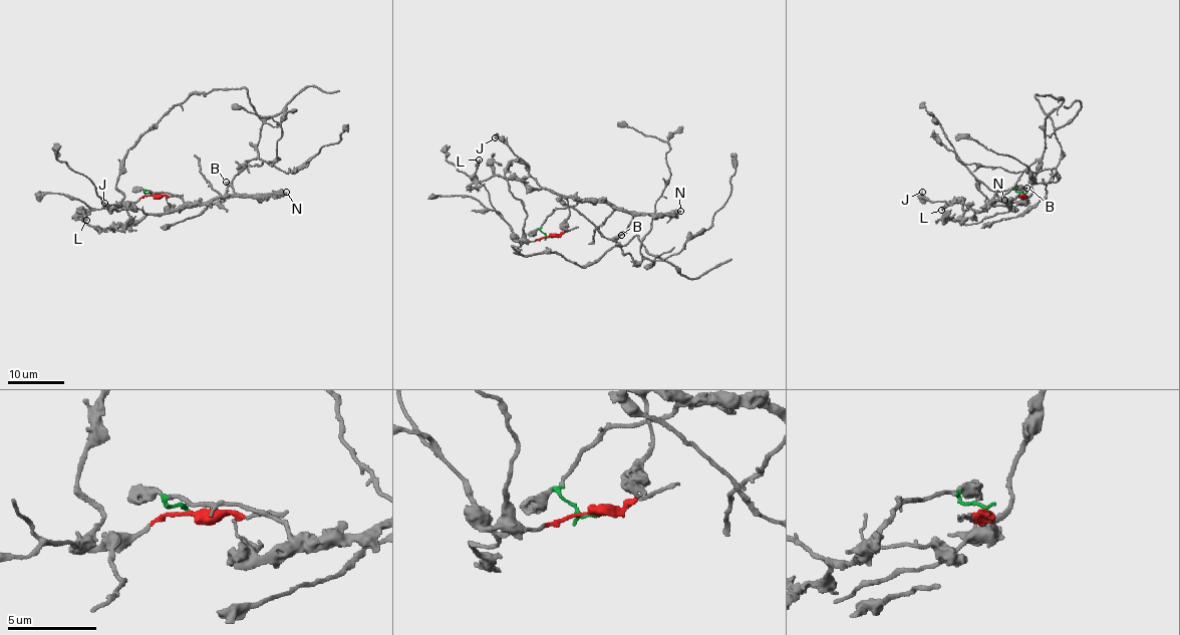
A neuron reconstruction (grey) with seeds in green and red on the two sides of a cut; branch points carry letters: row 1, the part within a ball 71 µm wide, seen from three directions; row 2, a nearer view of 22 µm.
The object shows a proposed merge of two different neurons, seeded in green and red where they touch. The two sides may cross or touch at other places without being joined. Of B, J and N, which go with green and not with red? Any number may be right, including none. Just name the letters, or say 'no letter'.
B, J, N

